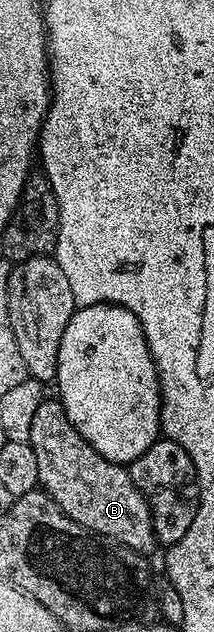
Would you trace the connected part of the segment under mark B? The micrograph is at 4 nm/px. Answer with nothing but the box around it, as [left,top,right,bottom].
[29,398,158,555]

